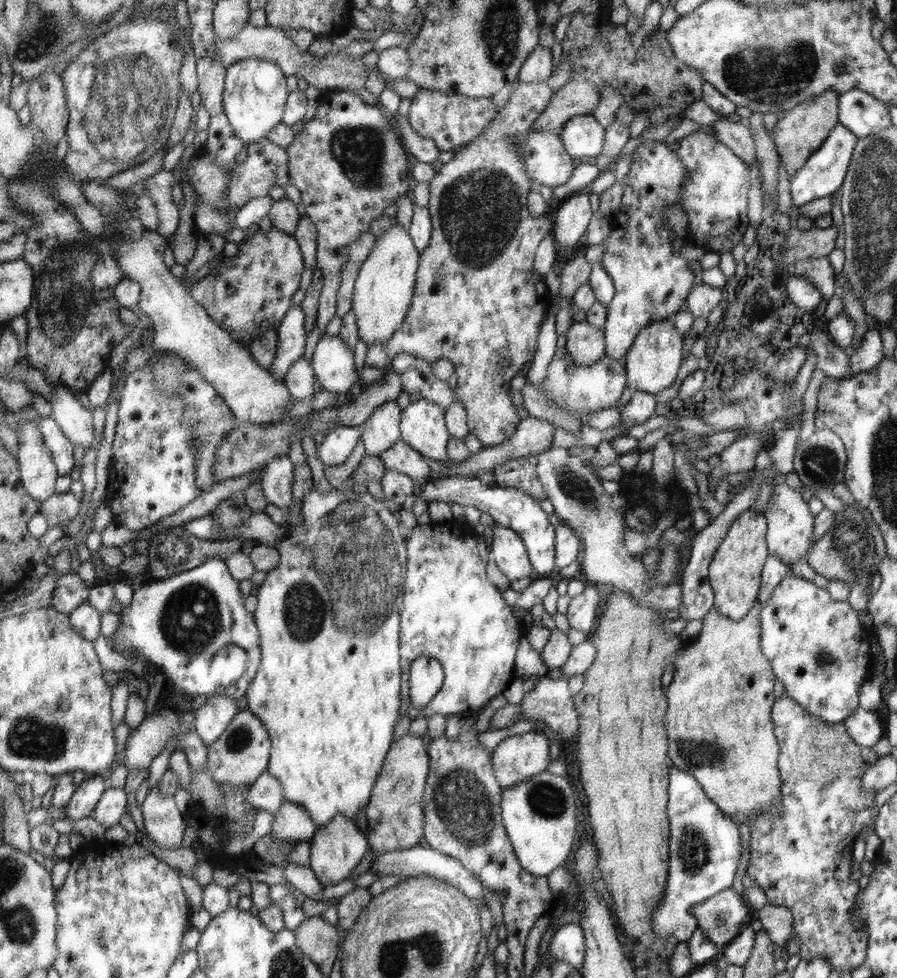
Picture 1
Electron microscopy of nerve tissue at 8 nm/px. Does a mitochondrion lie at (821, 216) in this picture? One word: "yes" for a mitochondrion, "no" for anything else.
no

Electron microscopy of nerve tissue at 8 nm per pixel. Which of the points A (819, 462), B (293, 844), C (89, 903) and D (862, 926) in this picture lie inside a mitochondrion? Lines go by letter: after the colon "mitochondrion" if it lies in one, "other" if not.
A: mitochondrion
B: other
C: other
D: other

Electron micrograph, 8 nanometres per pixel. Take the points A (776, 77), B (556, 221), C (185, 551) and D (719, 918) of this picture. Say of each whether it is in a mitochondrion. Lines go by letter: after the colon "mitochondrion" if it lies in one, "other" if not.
A: mitochondrion
B: other
C: mitochondrion
D: mitochondrion

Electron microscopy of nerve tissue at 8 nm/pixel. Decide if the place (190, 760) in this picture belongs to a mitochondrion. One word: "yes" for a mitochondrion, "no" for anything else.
no

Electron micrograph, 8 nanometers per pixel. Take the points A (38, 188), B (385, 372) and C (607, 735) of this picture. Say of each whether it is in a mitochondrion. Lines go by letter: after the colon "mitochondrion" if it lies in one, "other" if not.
A: mitochondrion
B: other
C: other

